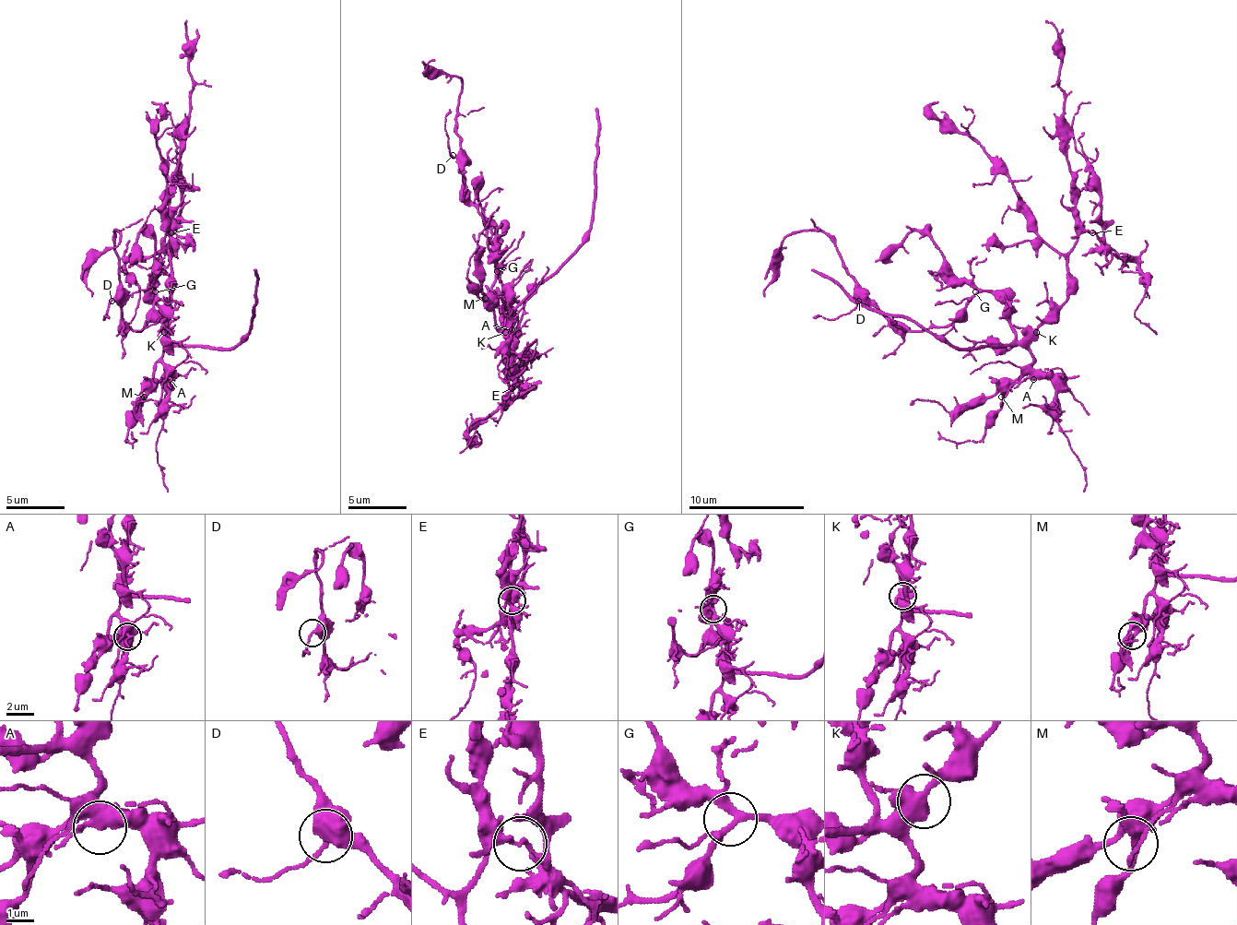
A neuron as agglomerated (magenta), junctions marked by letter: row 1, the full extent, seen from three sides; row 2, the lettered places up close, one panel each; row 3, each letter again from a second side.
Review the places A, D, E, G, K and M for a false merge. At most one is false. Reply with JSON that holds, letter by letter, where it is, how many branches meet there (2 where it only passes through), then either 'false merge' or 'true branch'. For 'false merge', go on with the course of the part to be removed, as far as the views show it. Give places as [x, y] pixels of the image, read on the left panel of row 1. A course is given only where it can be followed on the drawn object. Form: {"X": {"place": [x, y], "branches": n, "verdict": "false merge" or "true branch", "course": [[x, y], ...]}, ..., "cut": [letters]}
{"A": {"place": [170, 379], "branches": 2, "verdict": "true branch"}, "D": {"place": [111, 301], "branches": 2, "verdict": "true branch"}, "E": {"place": [170, 232], "branches": 2, "verdict": "false merge", "course": [[170, 233], [167, 242], [170, 221], [182, 207], [182, 143], [164, 105], [167, 102]]}, "G": {"place": [155, 291], "branches": 4, "verdict": "true branch"}, "K": {"place": [164, 332], "branches": 2, "verdict": "true branch"}, "M": {"place": [144, 397], "branches": 2, "verdict": "true branch"}, "cut": ["E"]}

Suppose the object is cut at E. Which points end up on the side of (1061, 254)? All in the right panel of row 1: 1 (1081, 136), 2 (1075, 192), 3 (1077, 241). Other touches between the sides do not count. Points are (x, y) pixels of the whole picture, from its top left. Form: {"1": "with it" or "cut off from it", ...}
{"1": "cut off from it", "2": "with it", "3": "with it"}

